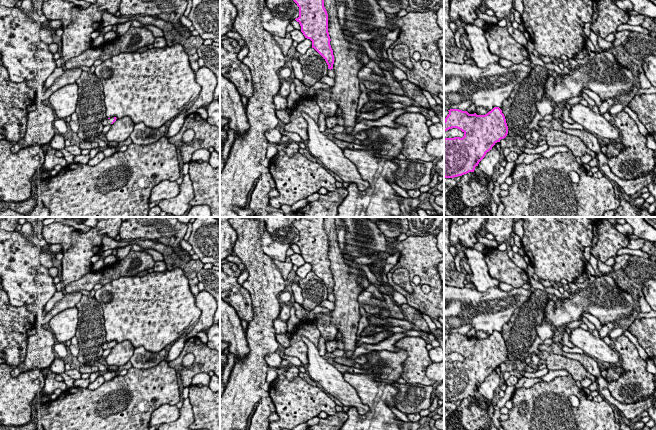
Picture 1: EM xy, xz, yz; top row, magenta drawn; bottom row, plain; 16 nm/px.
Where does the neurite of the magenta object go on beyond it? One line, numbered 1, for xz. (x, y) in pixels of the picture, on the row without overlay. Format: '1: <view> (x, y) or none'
1: none

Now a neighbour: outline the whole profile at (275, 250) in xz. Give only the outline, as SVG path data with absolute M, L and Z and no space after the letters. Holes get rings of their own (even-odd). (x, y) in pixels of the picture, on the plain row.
M260 228L261 244L263 251L272 259L280 262L286 261L286 252L291 248L289 244L282 244L272 239L271 235L264 228Z

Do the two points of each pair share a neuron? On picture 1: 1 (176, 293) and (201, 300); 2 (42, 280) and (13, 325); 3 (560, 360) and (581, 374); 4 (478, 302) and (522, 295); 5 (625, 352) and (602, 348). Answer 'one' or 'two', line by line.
1: two
2: one
3: one
4: one
5: two

